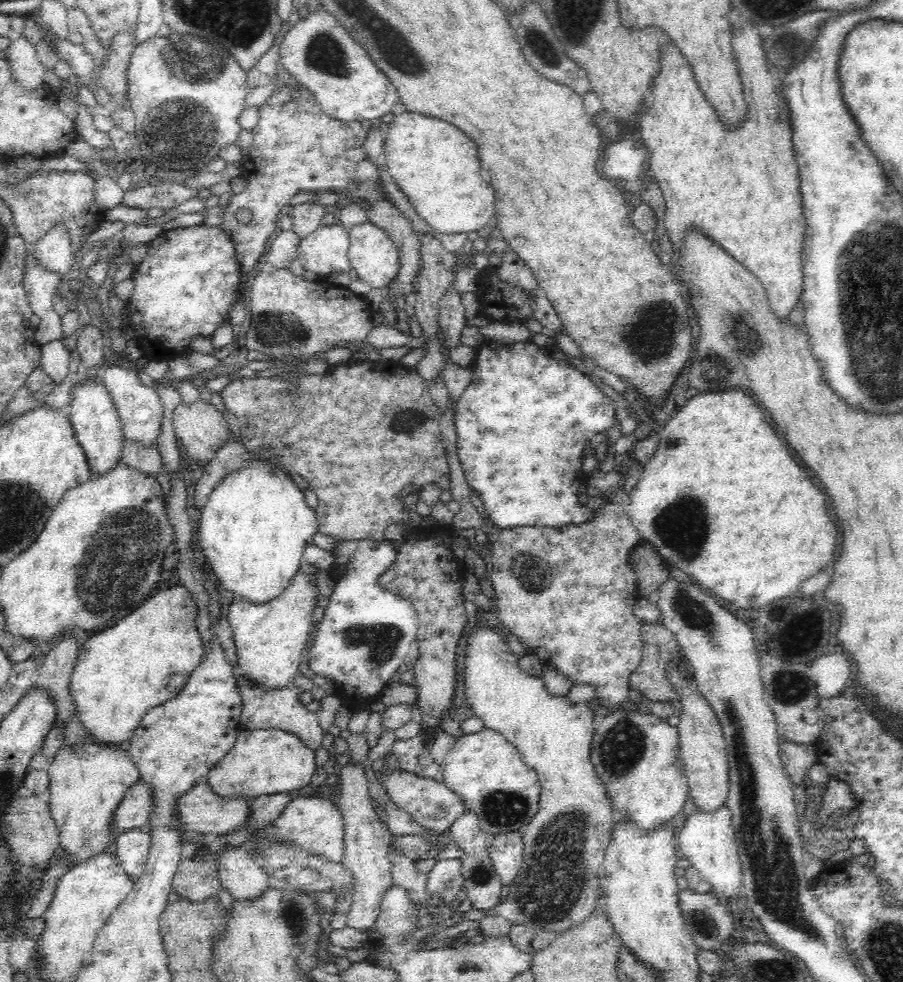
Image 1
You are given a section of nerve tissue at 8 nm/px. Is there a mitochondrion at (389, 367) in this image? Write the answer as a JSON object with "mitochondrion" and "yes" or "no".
{"mitochondrion":"no"}

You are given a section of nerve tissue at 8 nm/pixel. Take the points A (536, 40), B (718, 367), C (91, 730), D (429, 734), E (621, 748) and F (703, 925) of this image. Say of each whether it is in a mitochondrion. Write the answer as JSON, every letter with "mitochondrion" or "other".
{"A":"mitochondrion","B":"mitochondrion","C":"other","D":"other","E":"mitochondrion","F":"mitochondrion"}

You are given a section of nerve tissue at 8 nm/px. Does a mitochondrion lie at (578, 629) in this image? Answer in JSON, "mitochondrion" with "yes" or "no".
{"mitochondrion":"no"}

